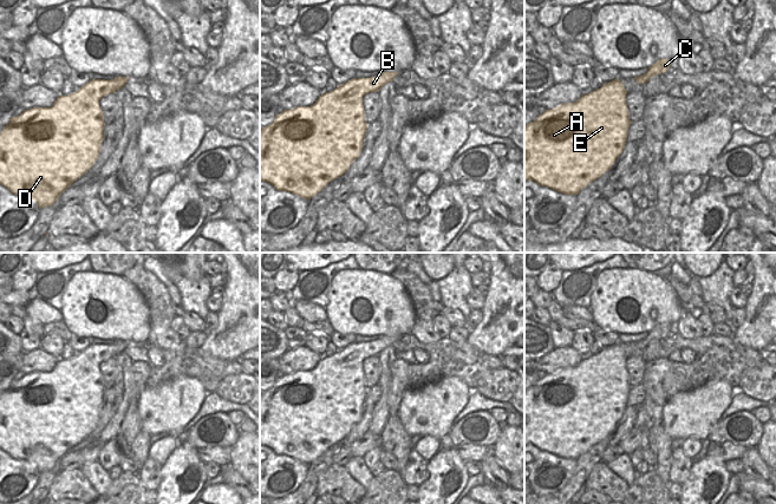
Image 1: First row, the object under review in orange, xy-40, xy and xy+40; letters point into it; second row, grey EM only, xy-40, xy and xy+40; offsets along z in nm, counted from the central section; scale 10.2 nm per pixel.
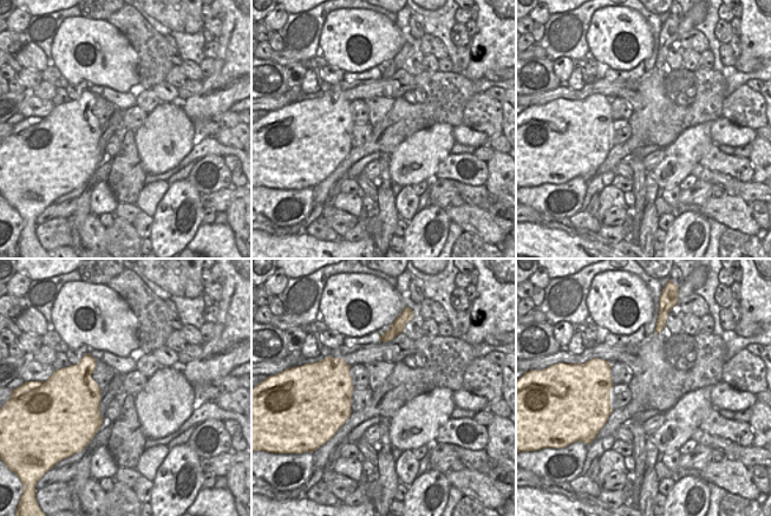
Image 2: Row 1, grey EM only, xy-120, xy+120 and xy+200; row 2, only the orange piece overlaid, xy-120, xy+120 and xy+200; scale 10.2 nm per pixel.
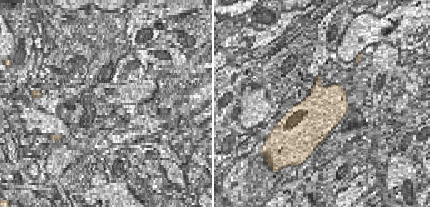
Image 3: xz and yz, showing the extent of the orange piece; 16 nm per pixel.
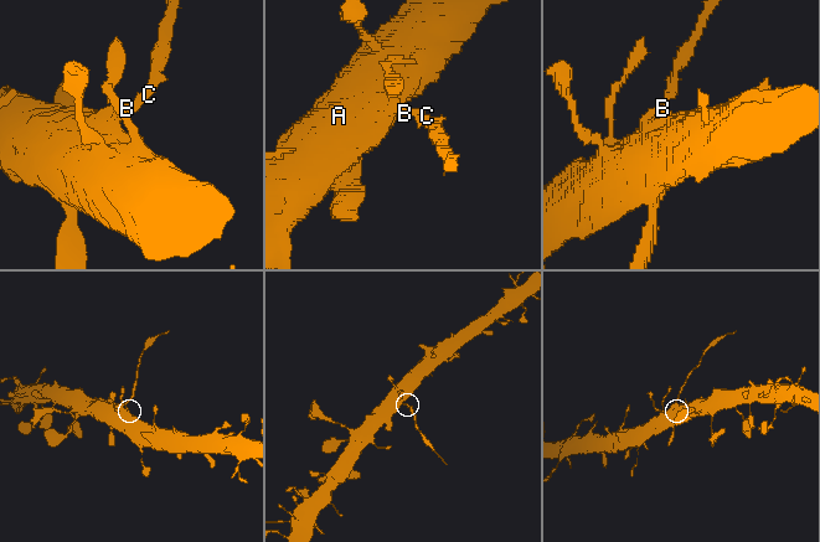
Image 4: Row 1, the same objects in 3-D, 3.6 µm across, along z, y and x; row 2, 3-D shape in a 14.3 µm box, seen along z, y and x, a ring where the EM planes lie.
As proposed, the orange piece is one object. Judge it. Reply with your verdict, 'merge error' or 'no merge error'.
merge error

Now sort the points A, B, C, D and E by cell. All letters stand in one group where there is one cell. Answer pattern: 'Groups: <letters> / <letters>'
Groups: A B D E / C

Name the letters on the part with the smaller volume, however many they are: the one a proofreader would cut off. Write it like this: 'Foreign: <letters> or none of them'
Foreign: C

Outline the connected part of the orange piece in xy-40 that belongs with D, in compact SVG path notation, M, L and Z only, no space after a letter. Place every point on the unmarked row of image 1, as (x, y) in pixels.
M129 341L111 345L92 343L76 358L60 360L51 372L33 372L12 381L0 398L0 449L12 458L26 460L37 466L39 473L51 471L73 446L96 427L104 404L104 379L99 365L124 352Z

